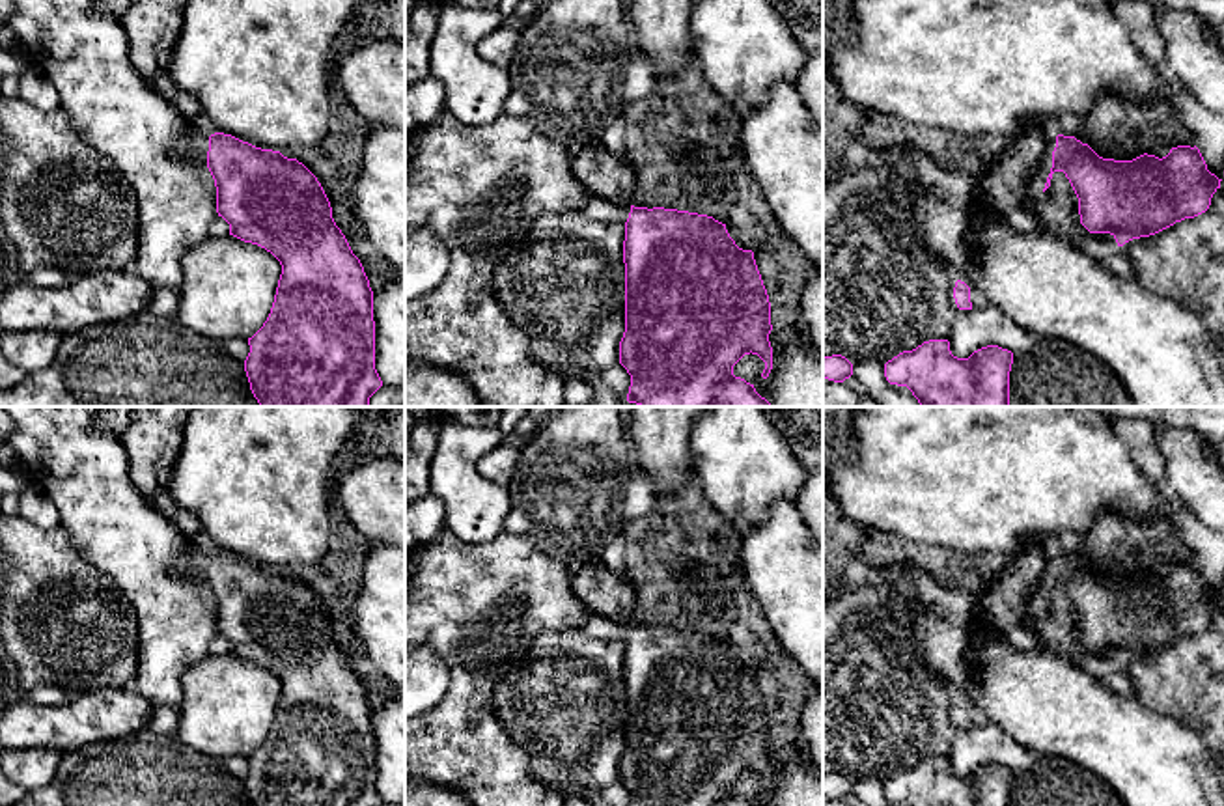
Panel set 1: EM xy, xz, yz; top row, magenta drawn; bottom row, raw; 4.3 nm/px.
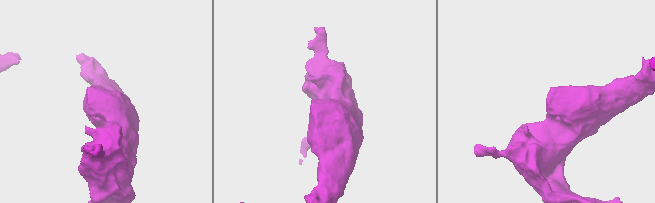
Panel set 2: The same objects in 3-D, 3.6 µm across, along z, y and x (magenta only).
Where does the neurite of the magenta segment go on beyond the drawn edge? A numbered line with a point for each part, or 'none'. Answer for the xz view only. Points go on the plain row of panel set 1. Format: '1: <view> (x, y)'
1: xz (596, 625)

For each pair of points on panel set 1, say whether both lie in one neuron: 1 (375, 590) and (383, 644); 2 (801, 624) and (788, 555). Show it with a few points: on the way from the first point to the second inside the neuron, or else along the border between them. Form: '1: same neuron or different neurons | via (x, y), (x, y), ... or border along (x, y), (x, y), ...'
1: same neuron | via (383, 603), (383, 631)
2: same neuron | via (801, 607), (801, 584), (790, 571)

